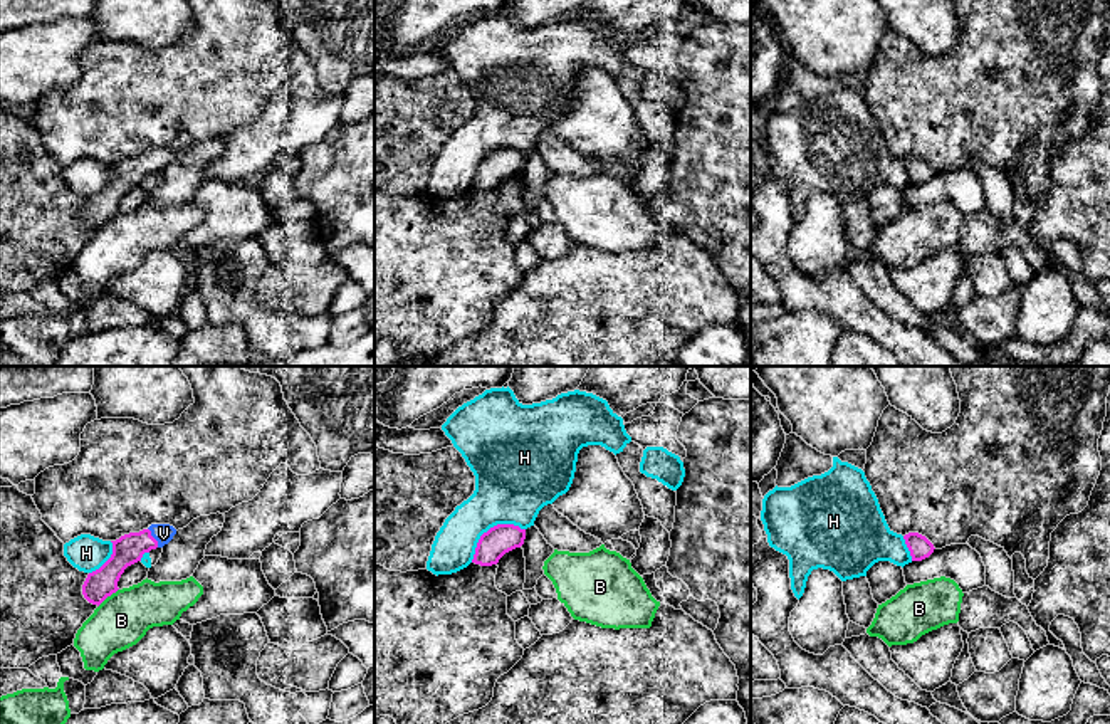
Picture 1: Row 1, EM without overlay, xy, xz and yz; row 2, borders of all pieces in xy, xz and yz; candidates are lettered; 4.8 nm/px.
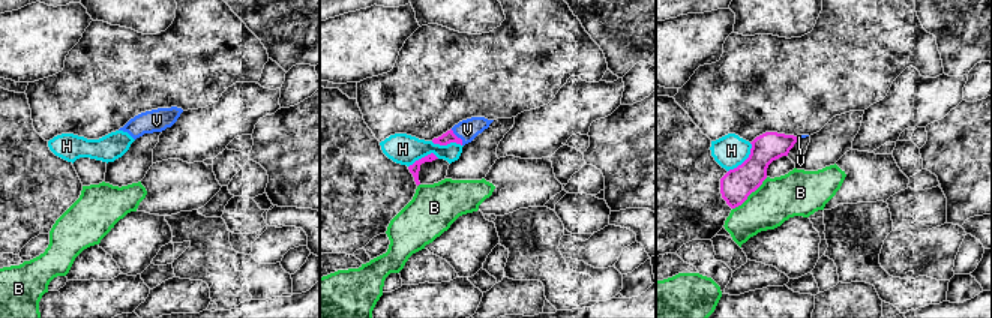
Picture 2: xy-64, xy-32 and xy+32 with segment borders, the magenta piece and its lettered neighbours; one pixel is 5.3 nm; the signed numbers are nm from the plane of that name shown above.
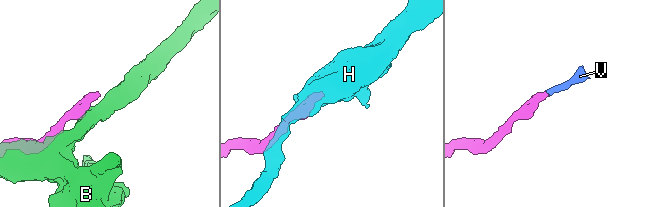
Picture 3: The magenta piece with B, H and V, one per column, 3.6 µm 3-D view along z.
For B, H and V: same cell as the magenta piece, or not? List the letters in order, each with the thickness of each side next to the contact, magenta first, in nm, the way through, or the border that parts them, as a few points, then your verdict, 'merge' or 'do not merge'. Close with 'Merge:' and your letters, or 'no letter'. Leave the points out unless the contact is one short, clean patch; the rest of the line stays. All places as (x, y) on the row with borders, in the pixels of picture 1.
B: calibres 140 and 260 nm; do not merge
H: calibres 140 and 360 nm; do not merge
V: calibres 140 and 100 nm; way xy (130, 548), (153, 538), (163, 533); merge
Merge: V

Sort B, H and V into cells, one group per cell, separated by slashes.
B / H / V

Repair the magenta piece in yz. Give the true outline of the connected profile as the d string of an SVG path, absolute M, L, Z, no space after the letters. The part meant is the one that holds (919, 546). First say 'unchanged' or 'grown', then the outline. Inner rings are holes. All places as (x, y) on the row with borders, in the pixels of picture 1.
unchanged; M908 533L903 536L905 544L910 551L912 561L922 561L934 553L934 544L919 533Z

